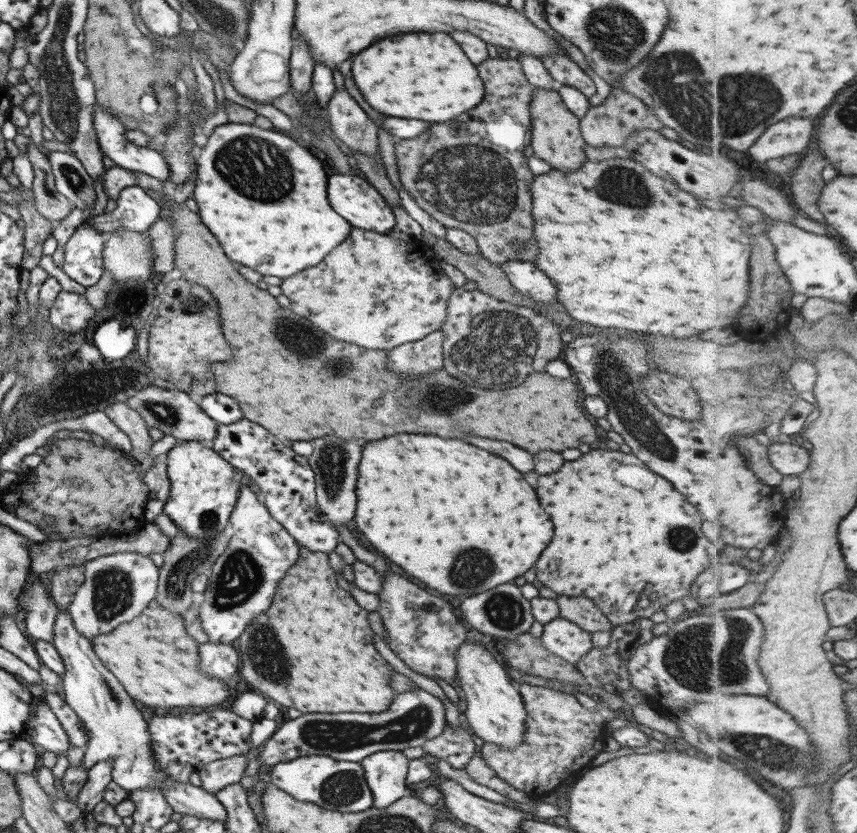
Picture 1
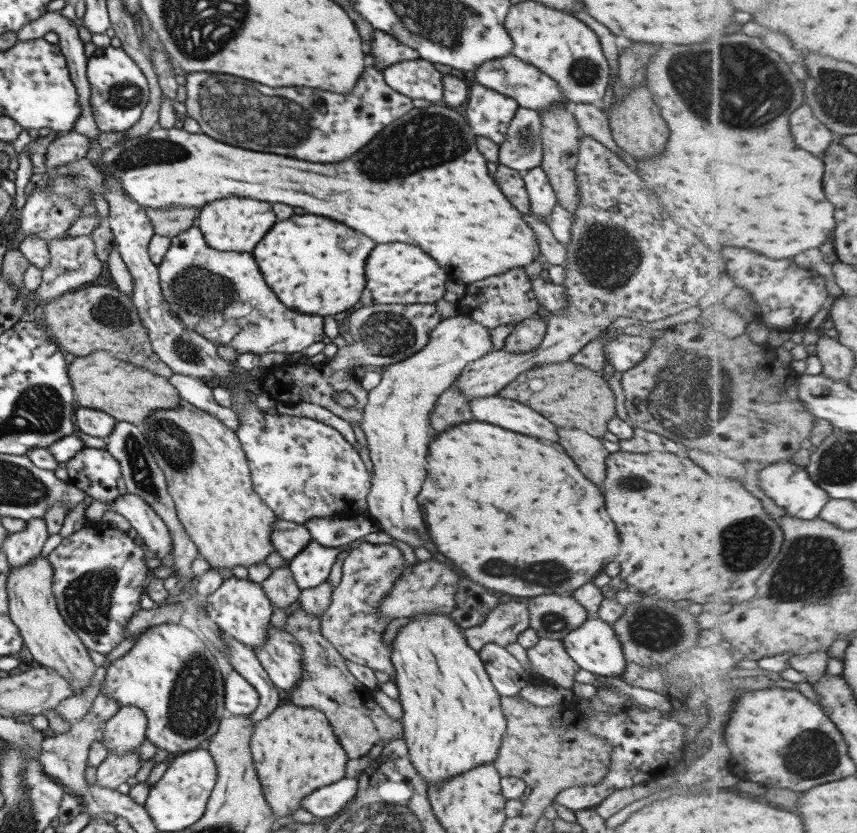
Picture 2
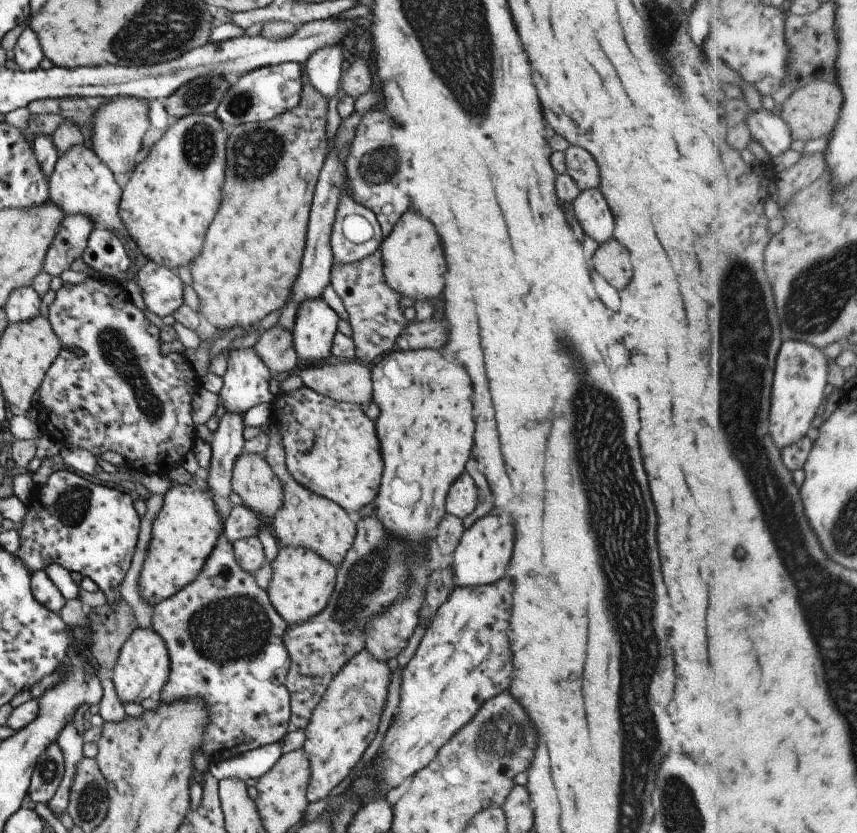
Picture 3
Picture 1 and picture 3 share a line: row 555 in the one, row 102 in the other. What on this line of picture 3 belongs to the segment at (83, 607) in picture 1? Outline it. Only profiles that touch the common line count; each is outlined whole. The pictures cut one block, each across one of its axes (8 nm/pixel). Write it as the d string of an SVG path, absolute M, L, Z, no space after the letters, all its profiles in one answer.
M120 97L119 100L103 105L94 115L93 122L93 150L113 174L128 174L133 171L141 156L143 139L149 130L149 106L143 100L134 97Z

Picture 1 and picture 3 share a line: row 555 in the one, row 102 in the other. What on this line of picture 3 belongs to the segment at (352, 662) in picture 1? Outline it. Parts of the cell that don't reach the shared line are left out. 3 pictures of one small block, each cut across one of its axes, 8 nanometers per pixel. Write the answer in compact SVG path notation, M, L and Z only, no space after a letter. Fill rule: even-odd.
M307 82L303 84L300 102L294 108L288 110L288 112L284 112L284 114L280 114L270 120L244 123L229 129L229 136L226 141L226 180L224 180L224 190L222 190L222 202L220 202L220 208L218 208L210 228L206 231L200 256L196 260L192 260L190 266L188 266L192 276L192 288L200 299L200 313L198 314L202 314L204 324L213 330L222 328L222 330L227 331L230 328L236 328L236 326L248 329L256 326L270 312L276 312L276 310L280 310L286 304L292 292L292 287L300 274L313 194L328 150L326 136L328 107L329 99L324 94L320 94L310 82ZM240 138L244 140L244 166L242 166Z

